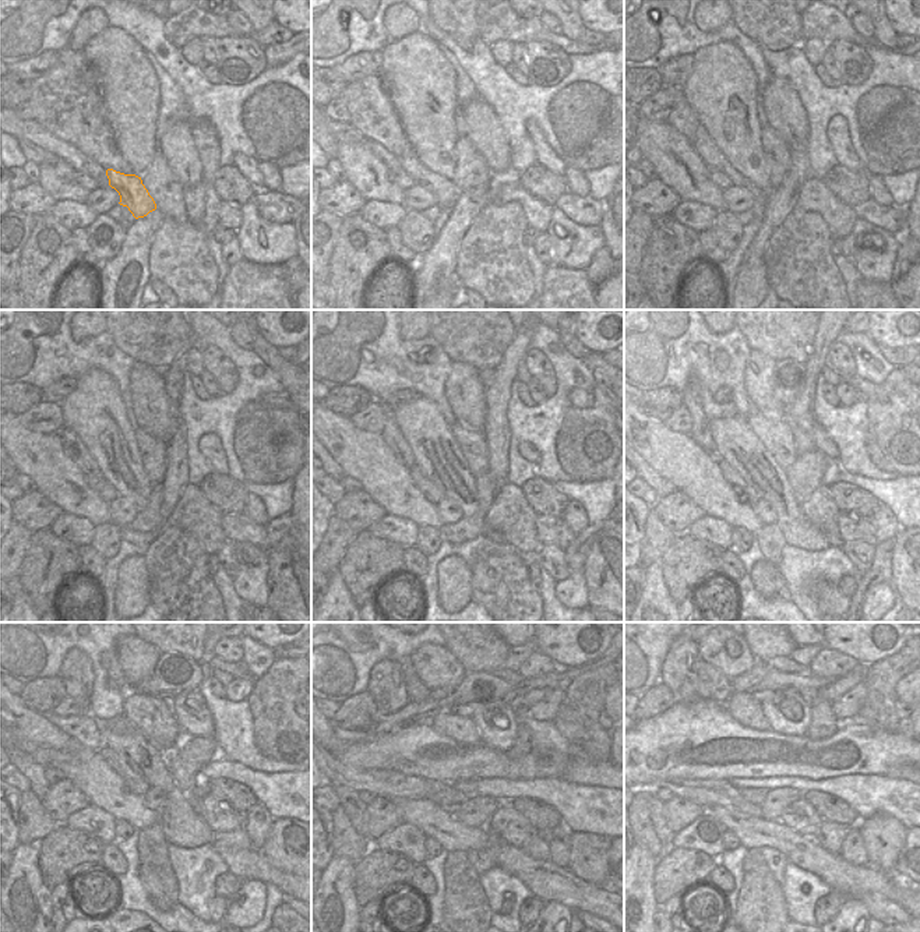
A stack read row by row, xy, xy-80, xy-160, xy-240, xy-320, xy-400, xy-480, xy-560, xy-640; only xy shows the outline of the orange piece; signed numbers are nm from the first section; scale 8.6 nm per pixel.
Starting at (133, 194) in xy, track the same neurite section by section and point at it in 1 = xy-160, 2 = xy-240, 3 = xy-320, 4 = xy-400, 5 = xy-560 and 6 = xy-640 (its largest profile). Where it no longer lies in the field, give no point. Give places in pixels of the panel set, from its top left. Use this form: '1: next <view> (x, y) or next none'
1: next xy-160 (707, 148)
2: next xy-240 (74, 448)
3: next xy-320 (391, 434)
4: next xy-400 (700, 431)
5: next xy-560 (384, 678)
6: next xy-640 (701, 680)

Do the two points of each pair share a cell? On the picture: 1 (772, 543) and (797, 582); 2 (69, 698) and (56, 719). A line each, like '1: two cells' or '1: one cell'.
1: two cells
2: two cells

